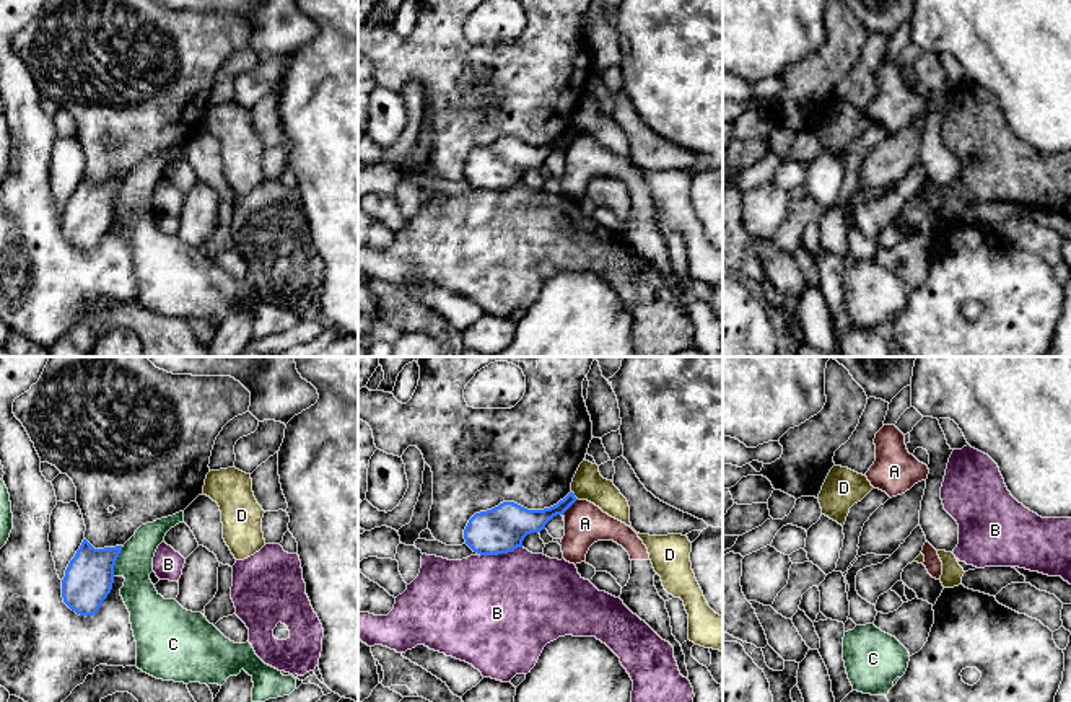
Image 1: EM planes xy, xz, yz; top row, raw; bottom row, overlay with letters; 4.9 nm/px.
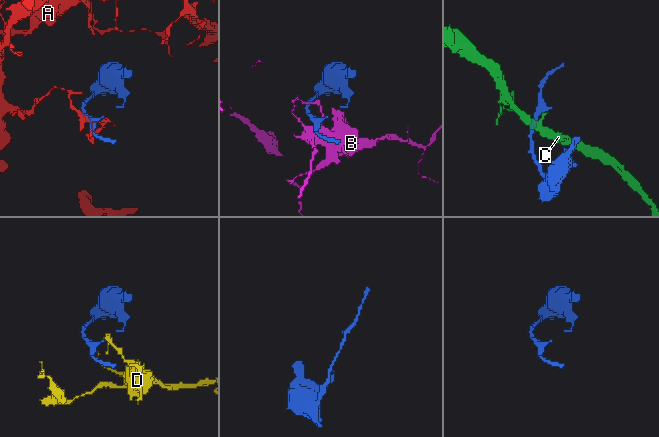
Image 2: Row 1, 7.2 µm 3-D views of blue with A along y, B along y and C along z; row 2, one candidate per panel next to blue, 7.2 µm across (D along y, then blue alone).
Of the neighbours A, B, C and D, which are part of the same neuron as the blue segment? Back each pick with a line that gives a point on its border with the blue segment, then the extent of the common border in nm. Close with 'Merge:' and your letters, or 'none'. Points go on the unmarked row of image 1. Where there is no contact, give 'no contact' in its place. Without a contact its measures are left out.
Merge: none

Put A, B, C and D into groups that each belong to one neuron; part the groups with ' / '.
A / B / C / D

